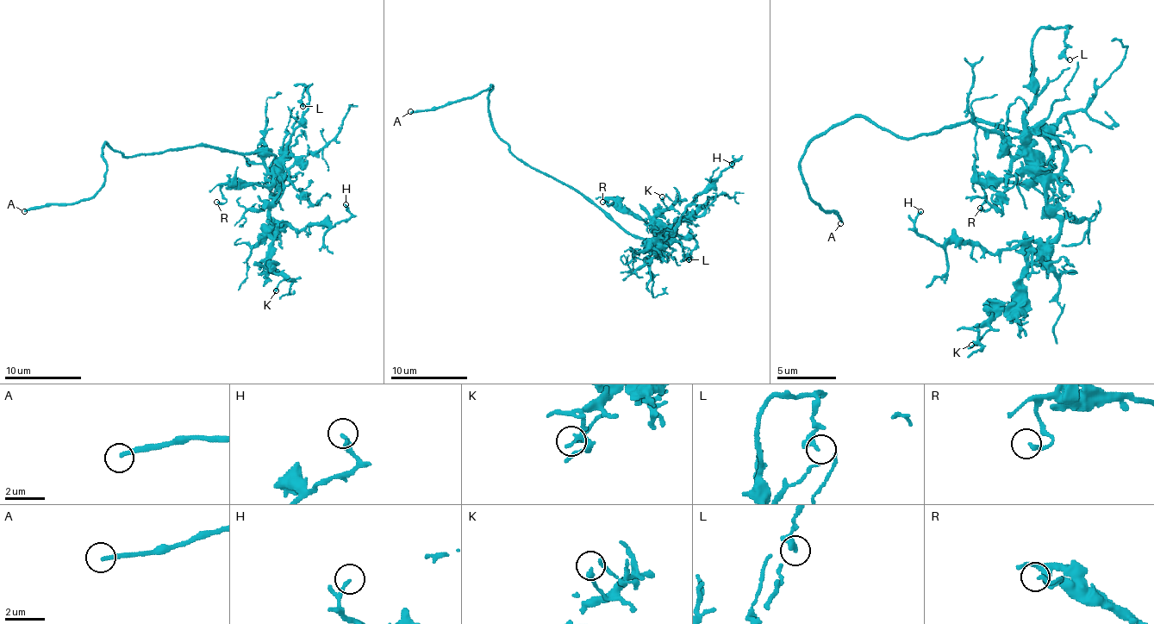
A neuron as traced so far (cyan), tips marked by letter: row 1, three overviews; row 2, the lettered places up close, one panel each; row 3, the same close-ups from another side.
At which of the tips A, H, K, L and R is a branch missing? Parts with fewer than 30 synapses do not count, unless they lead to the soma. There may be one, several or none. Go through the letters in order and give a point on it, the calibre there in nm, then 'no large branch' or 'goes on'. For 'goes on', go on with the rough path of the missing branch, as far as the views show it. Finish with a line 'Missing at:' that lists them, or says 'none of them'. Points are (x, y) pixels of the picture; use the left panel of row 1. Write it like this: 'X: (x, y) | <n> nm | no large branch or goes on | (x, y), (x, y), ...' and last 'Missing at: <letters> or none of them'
A: (24, 211) | 200 nm | goes on
H: (346, 204) | 120 nm | no large branch
K: (276, 290) | 220 nm | no large branch
L: (302, 106) | 200 nm | no large branch
R: (216, 202) | 190 nm | no large branch
Missing at: A

